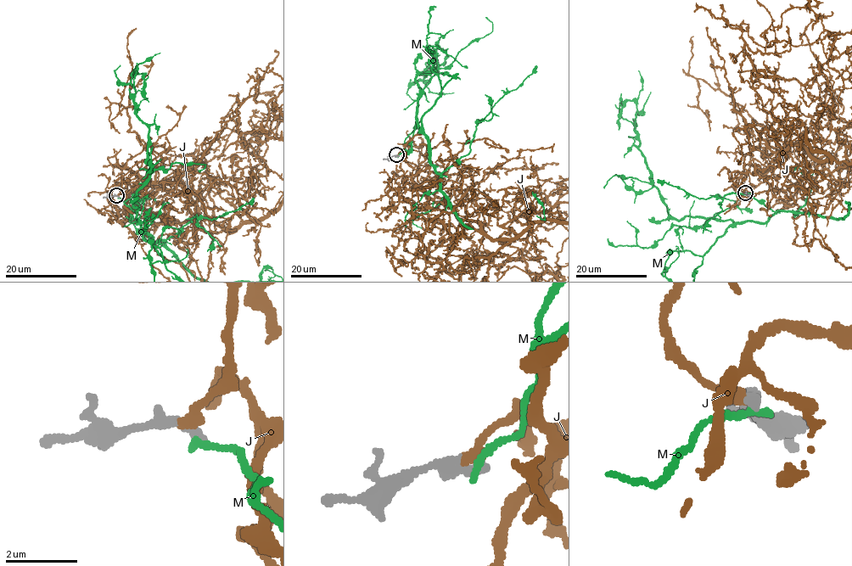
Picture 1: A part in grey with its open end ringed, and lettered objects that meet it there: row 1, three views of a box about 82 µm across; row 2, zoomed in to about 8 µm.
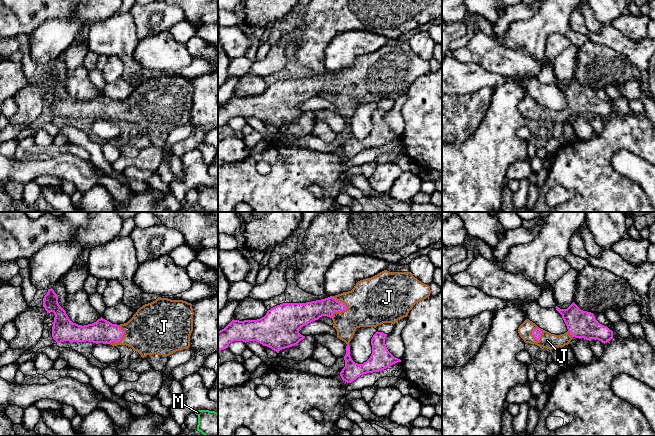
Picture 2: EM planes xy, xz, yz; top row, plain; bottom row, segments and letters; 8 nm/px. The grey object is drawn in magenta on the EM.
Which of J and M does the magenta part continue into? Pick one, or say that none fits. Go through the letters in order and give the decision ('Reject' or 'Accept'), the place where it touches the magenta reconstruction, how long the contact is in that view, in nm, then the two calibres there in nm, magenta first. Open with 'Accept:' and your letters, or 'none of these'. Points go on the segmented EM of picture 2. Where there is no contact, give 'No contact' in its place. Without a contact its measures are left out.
Accept: J
J: Accept. Touches magenta at xz (346, 308). Shared border 180 nm. Thickness 140 nm (magenta) against 380 nm
M: Reject. No contact

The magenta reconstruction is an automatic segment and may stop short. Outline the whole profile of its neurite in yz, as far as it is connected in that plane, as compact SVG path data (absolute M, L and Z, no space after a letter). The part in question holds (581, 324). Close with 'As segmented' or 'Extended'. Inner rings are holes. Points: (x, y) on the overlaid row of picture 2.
M574 302L567 309L557 306L555 308L562 315L568 331L560 335L551 334L526 319L518 328L518 333L525 343L551 350L568 345L574 337L597 339L604 344L613 338L612 330L600 324L593 313L581 310Z. Extended

